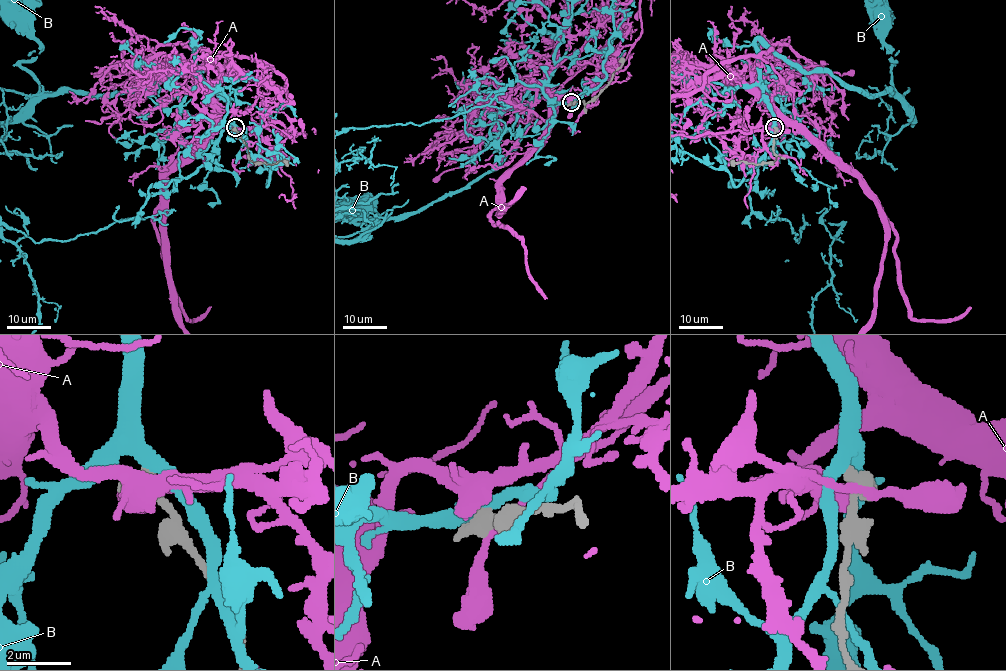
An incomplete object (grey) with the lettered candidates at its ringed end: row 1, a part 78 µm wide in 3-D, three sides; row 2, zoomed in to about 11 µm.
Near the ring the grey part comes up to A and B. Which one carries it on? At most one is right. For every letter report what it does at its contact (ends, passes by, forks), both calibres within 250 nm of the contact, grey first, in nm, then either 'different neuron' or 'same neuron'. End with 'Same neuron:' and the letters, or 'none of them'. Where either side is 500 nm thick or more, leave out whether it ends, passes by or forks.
A: 650/220 nm | different neuron
B: it passes by | 400/360 nm | different neuron
Same neuron: none of them

